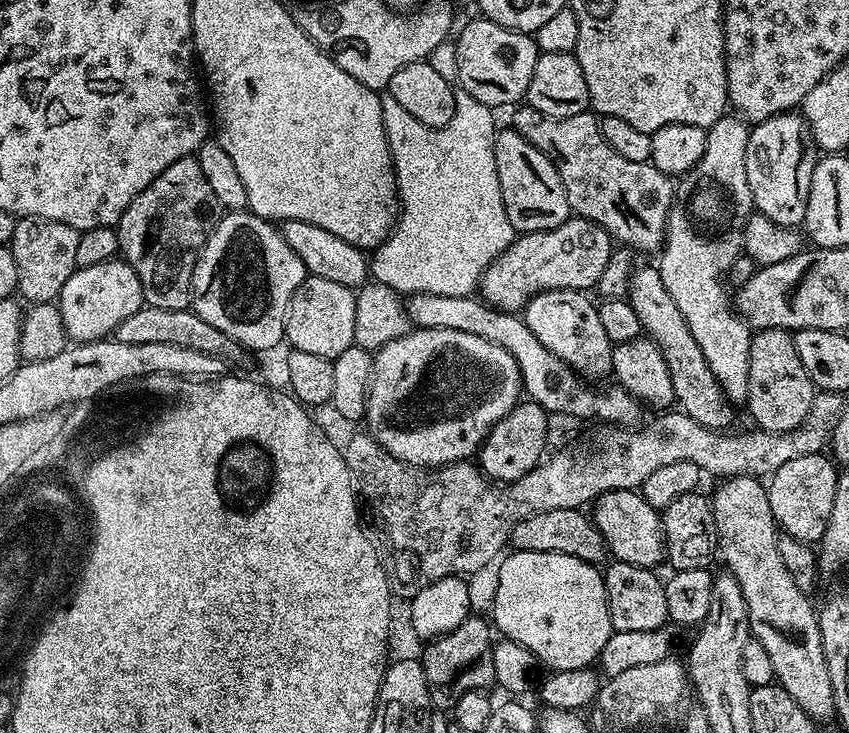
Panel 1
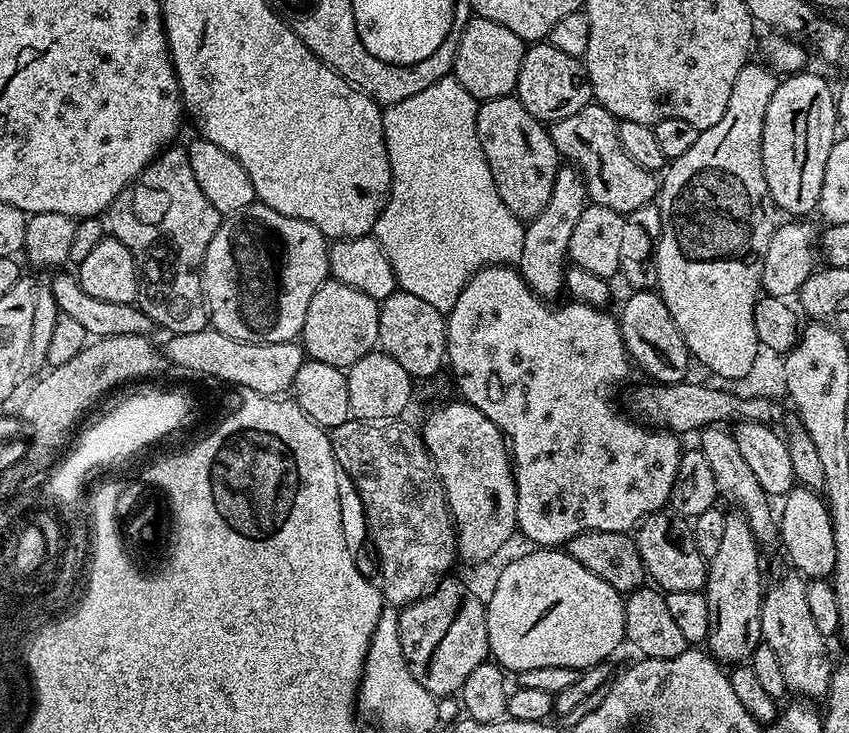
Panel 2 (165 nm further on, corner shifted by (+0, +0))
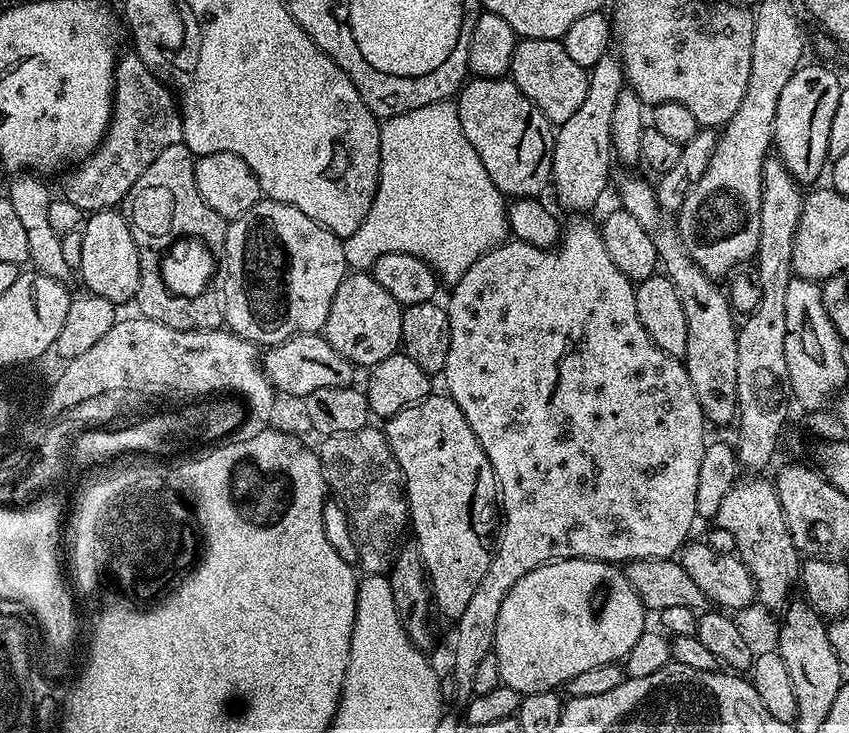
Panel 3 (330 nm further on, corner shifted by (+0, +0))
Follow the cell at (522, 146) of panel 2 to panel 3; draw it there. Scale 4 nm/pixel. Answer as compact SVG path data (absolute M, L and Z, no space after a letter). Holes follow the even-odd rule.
M502 76L469 79L454 103L462 130L466 138L470 138L470 146L478 150L478 158L482 158L482 166L486 166L490 182L494 182L505 197L536 198L543 188L549 187L556 141L554 125L526 94L522 94L522 90L518 90L512 79Z

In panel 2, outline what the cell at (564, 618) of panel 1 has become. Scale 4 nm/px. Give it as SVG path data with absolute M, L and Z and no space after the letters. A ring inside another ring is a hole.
M544 546L539 550L532 550L536 552L528 552L525 556L520 556L517 560L512 560L504 569L500 572L500 577L496 580L496 585L492 588L492 597L487 597L486 607L488 610L488 650L491 656L491 659L495 663L499 664L501 668L504 669L505 673L508 674L519 674L525 672L526 670L539 670L541 666L566 666L567 668L574 668L577 670L583 670L586 668L593 668L595 664L605 663L609 659L608 655L615 650L616 647L621 643L625 643L626 637L624 635L624 600L622 599L621 593L618 593L614 590L614 586L610 586L606 582L602 582L602 578L598 578L598 574L590 574L590 570L586 570L586 566L582 566L582 562L574 562L574 558L570 558L567 554L567 551L564 550L553 550L551 547Z

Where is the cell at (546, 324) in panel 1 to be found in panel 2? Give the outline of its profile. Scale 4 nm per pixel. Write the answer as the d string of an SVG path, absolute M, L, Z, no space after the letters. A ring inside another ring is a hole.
M561 166L556 171L554 190L550 190L550 202L546 202L544 209L533 220L527 221L518 271L533 294L545 302L555 301L555 296L565 291L564 269L568 260L570 234L574 232L574 226L582 218L588 203L584 177L575 167Z

